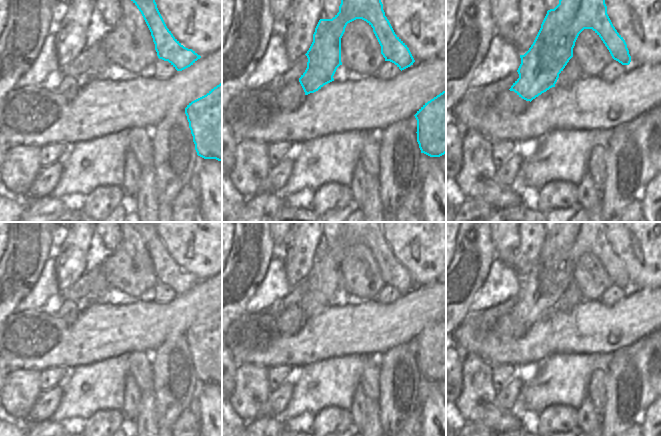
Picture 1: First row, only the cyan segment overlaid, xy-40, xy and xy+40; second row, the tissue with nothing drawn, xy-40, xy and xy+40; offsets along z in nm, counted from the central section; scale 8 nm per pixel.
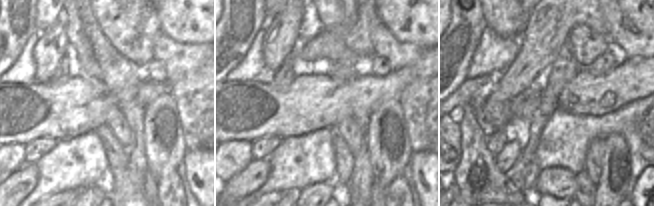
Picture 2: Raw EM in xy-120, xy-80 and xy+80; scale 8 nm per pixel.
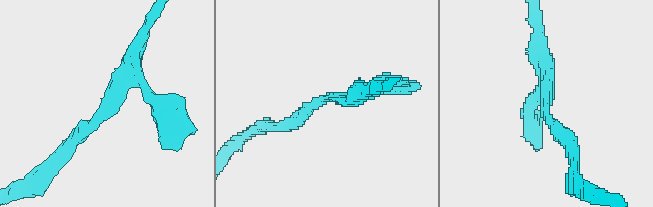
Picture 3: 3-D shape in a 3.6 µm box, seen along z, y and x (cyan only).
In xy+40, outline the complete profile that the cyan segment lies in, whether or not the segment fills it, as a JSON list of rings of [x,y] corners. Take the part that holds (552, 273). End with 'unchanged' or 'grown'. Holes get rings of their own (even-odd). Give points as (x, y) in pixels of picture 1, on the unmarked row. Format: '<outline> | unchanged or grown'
[[[560,222],[559,228],[547,235],[529,274],[520,279],[519,302],[509,314],[531,326],[555,311],[584,253],[592,253],[601,262],[614,284],[630,288],[627,268],[607,238],[605,222]]] | unchanged

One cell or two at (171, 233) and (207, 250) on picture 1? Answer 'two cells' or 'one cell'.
one cell

